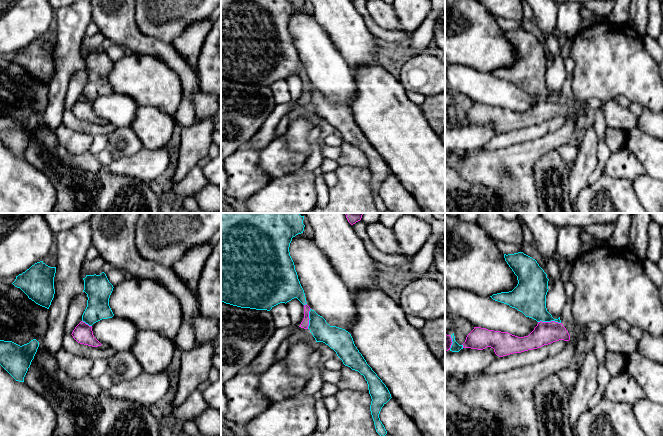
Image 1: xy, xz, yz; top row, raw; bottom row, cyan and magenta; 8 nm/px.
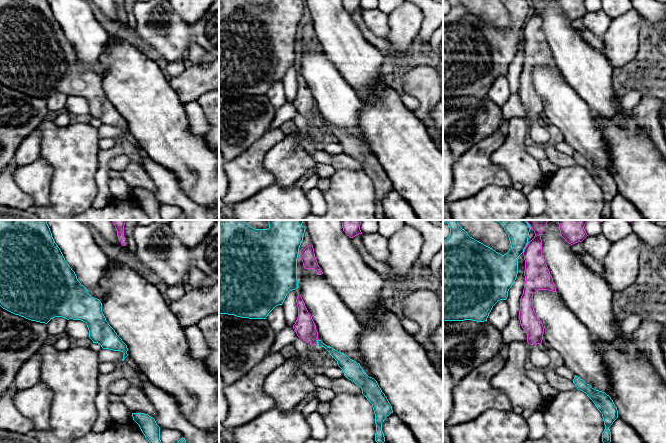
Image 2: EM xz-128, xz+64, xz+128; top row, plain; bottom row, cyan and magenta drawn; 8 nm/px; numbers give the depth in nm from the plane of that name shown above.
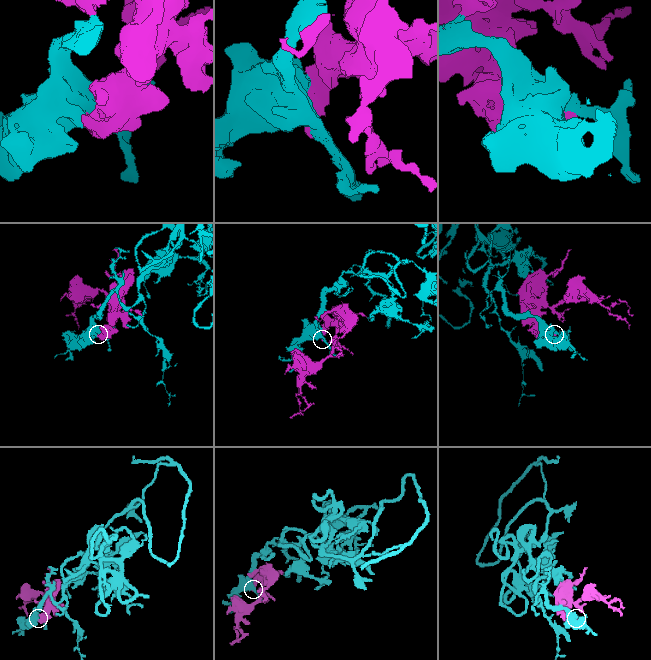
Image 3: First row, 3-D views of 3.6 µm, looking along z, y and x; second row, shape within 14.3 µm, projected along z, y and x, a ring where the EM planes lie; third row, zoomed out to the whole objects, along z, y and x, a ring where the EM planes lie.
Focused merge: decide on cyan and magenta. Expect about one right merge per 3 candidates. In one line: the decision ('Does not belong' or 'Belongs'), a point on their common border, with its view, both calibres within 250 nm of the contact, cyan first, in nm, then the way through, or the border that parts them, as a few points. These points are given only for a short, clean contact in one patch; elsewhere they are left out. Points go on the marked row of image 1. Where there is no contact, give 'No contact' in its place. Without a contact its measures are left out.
Belongs. Touches cyan at yz (549, 321). Thickness 280 nm (cyan) against 180 nm

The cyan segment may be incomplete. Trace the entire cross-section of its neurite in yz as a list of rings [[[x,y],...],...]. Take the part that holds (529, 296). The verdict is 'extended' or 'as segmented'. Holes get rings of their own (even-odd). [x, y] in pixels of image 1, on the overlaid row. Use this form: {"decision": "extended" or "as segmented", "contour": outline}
{"decision": "as segmented", "contour": [[[523,252],[504,254],[504,258],[517,276],[518,284],[512,291],[493,294],[490,297],[517,309],[537,322],[561,323],[560,317],[554,319],[547,311],[546,295],[549,290],[549,279],[537,261]]]}

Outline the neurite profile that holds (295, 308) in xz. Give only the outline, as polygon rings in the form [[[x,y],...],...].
[[[294,298],[287,302],[286,306],[292,325],[299,327],[304,319],[304,305],[297,298]]]

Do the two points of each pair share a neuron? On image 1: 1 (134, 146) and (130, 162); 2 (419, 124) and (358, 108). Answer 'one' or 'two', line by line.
1: two
2: one

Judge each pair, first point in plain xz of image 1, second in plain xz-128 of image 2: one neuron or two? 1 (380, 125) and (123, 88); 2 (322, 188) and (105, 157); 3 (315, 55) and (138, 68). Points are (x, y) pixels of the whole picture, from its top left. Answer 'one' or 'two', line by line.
1: one
2: one
3: two

